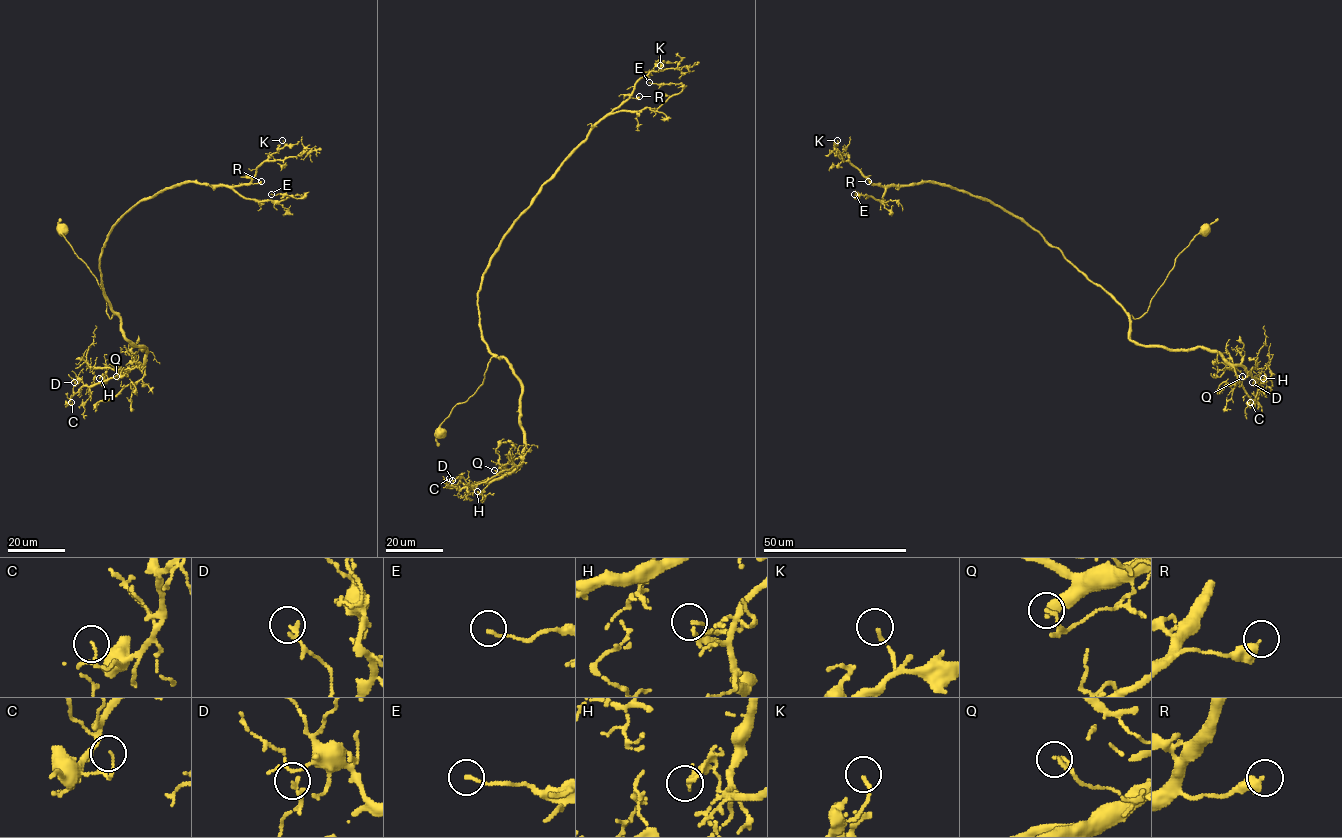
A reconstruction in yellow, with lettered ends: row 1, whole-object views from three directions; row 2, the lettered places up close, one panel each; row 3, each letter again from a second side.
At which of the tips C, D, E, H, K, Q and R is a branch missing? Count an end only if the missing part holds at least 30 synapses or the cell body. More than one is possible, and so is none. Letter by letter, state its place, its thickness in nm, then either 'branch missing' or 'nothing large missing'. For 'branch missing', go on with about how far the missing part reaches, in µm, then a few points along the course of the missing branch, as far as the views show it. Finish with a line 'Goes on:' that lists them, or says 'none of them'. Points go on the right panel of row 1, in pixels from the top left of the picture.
C: (1250, 402) | 80 nm | nothing large missing
D: (1252, 382) | 200 nm | nothing large missing
E: (854, 194) | 120 nm | nothing large missing
H: (1263, 378) | 120 nm | nothing large missing
K: (837, 140) | 120 nm | nothing large missing
Q: (1242, 376) | 120 nm | nothing large missing
R: (868, 181) | 440 nm | nothing large missing
Goes on: none of them

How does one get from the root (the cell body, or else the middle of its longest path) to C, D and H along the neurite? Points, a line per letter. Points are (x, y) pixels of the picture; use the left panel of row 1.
C: (61, 229), (103, 290), (108, 317), (116, 315), (122, 334), (146, 350), (142, 364), (82, 386), (71, 402)
D: (61, 229), (103, 290), (108, 317), (146, 350), (142, 364), (116, 376), (75, 393), (74, 382)
H: (61, 229), (103, 290), (108, 317), (116, 315), (122, 334), (146, 350), (142, 364), (108, 379), (99, 378)

